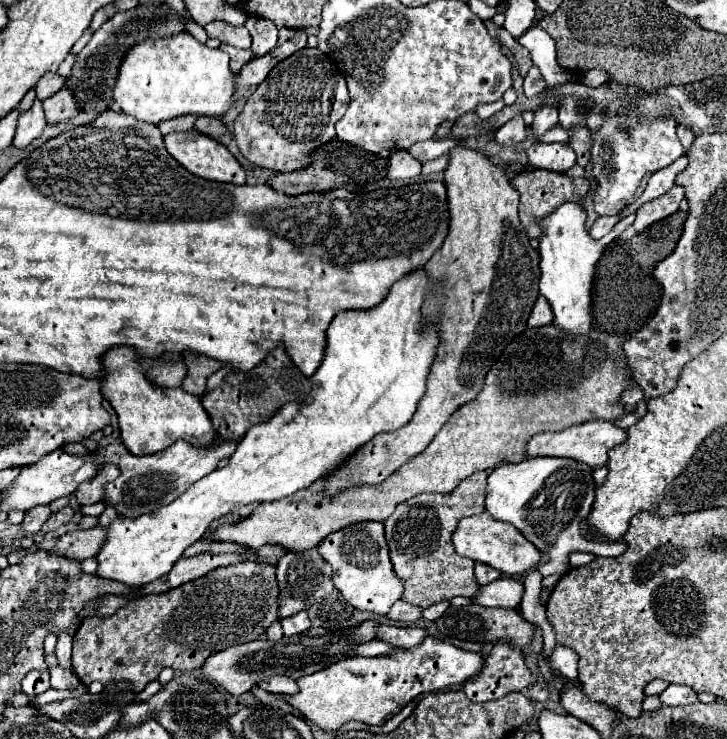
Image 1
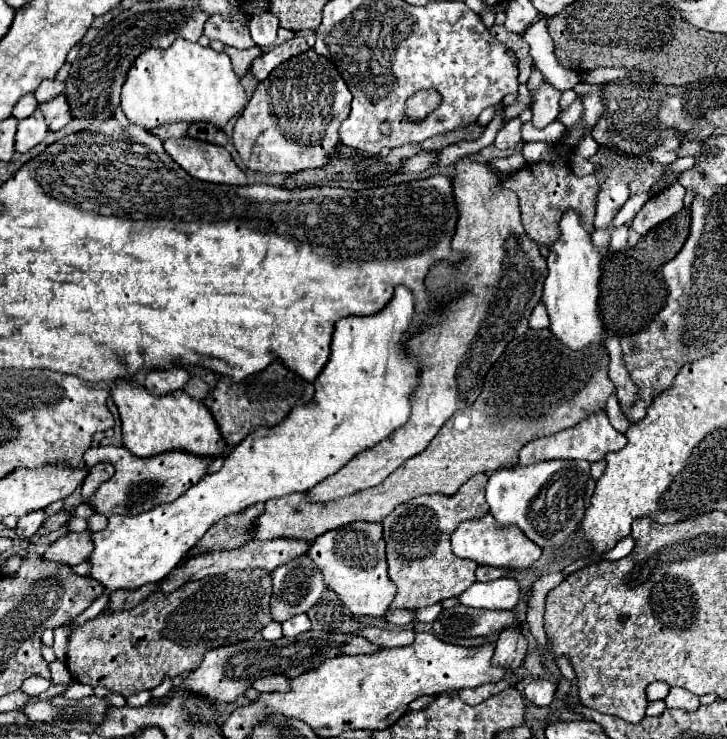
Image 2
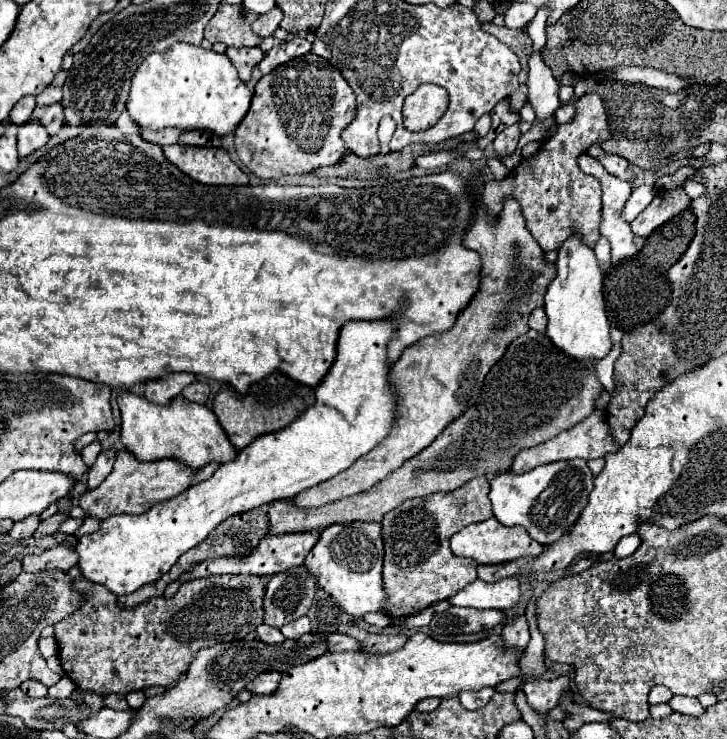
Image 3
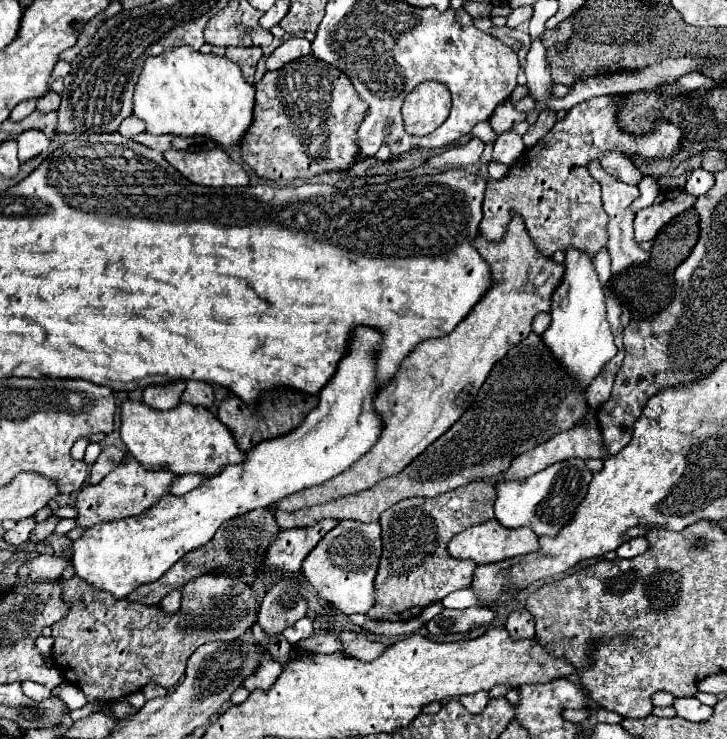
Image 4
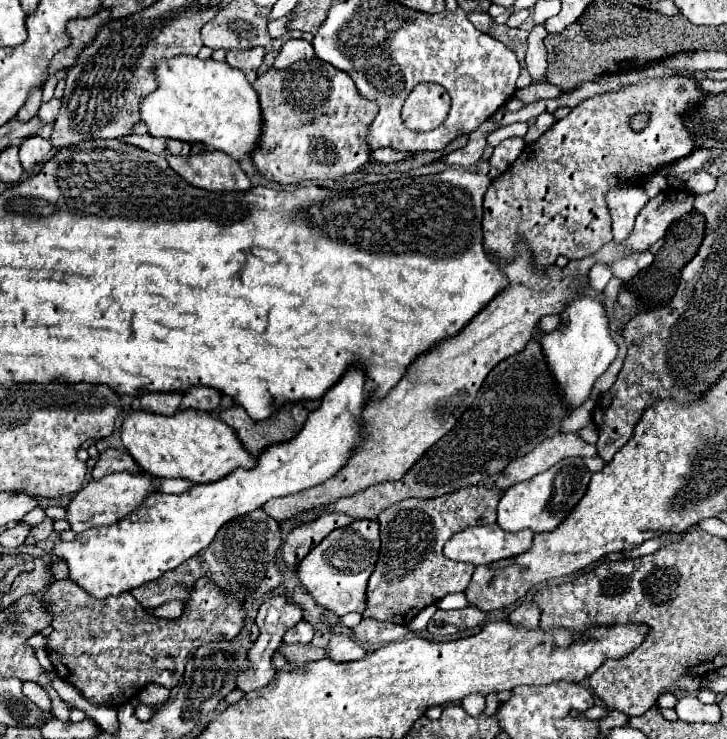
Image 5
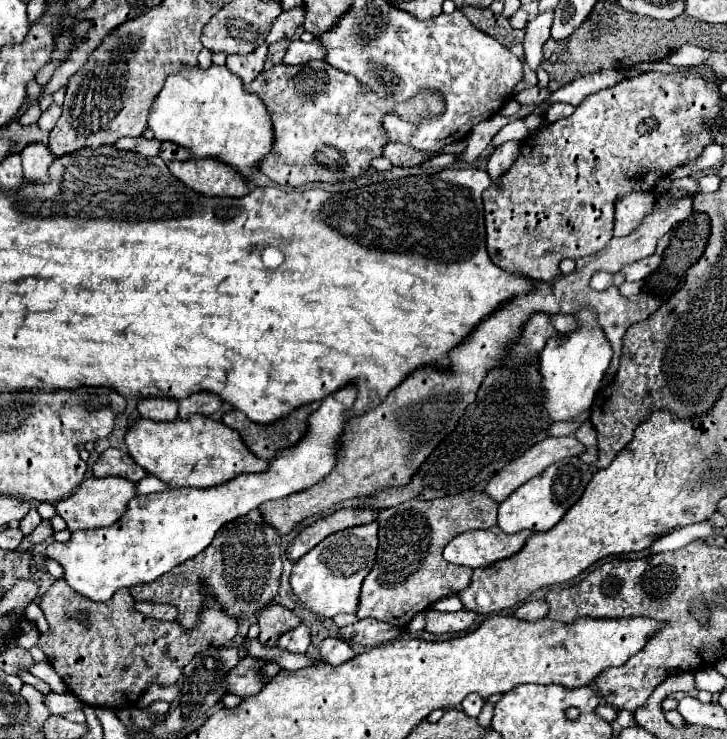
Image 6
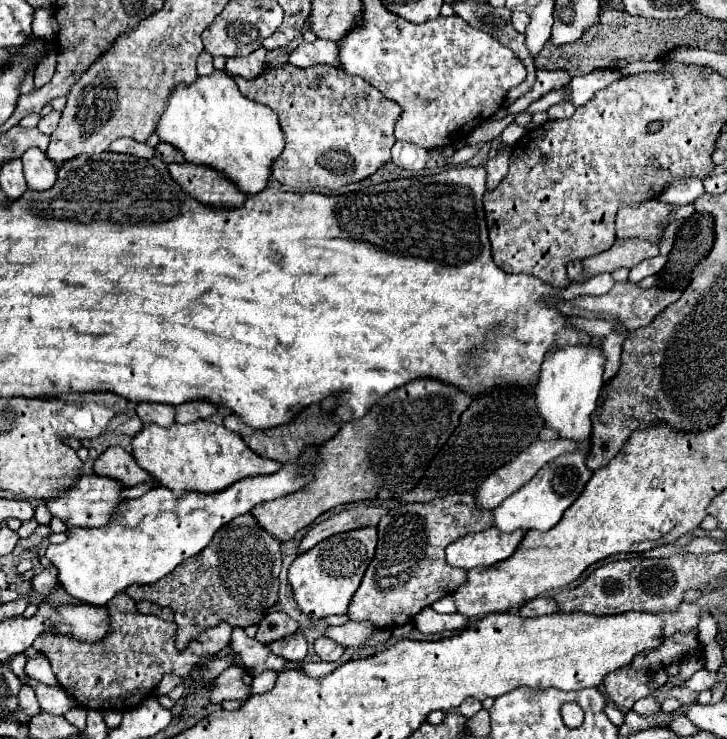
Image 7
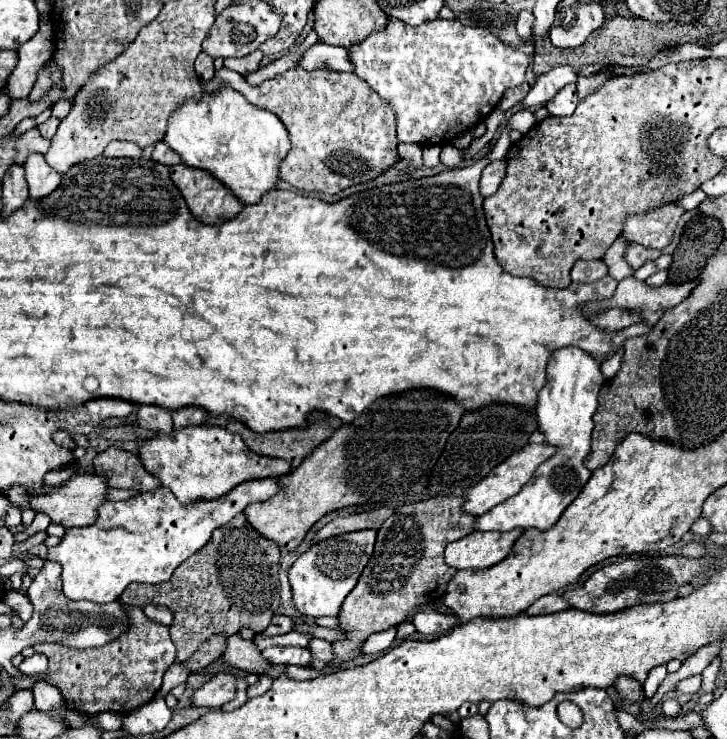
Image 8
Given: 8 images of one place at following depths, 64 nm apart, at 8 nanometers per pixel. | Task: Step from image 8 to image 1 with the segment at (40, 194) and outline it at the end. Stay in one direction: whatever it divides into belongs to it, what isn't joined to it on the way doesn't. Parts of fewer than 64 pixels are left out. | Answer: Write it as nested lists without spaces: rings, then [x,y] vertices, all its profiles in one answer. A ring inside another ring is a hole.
[[[36,100],[34,106],[20,114],[20,120],[18,120],[18,130],[16,130],[16,136],[14,136],[14,146],[16,148],[28,148],[32,144],[32,140],[40,138],[42,132],[46,128],[46,118],[44,118],[44,112],[42,112],[42,102]]]

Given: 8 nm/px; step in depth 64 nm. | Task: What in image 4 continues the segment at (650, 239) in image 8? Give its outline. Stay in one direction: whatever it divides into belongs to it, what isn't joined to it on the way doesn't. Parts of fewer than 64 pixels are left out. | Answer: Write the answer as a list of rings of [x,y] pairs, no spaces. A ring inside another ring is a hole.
[[[602,182],[602,202],[610,216],[608,222],[608,252],[612,258],[612,274],[622,274],[632,266],[650,260],[650,254],[640,250],[632,238],[632,202],[638,198],[638,186],[624,182]]]

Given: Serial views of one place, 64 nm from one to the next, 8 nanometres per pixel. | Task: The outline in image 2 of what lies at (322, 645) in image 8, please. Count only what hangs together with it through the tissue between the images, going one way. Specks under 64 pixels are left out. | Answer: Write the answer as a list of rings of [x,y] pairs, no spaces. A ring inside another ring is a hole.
[[[360,628],[356,630],[362,638],[368,642],[380,646],[380,648],[398,648],[408,646],[414,642],[414,632],[410,628],[404,630],[380,630],[380,628]]]

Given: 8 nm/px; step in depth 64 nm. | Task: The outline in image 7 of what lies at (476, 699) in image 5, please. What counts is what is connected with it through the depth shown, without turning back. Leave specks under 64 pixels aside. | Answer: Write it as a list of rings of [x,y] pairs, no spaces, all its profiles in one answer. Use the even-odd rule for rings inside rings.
[[[468,698],[468,700],[464,700],[462,704],[460,704],[460,708],[458,708],[458,712],[462,714],[462,716],[466,716],[466,718],[472,718],[478,710],[482,708],[482,704],[478,702],[478,700],[474,700],[474,698]]]

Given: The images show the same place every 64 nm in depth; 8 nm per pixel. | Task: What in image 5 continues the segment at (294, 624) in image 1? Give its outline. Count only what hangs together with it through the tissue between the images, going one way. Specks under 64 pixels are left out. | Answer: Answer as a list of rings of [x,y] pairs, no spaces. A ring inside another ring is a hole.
[[[302,620],[284,634],[282,642],[284,644],[308,644],[312,640],[312,636],[314,636],[314,628]]]

